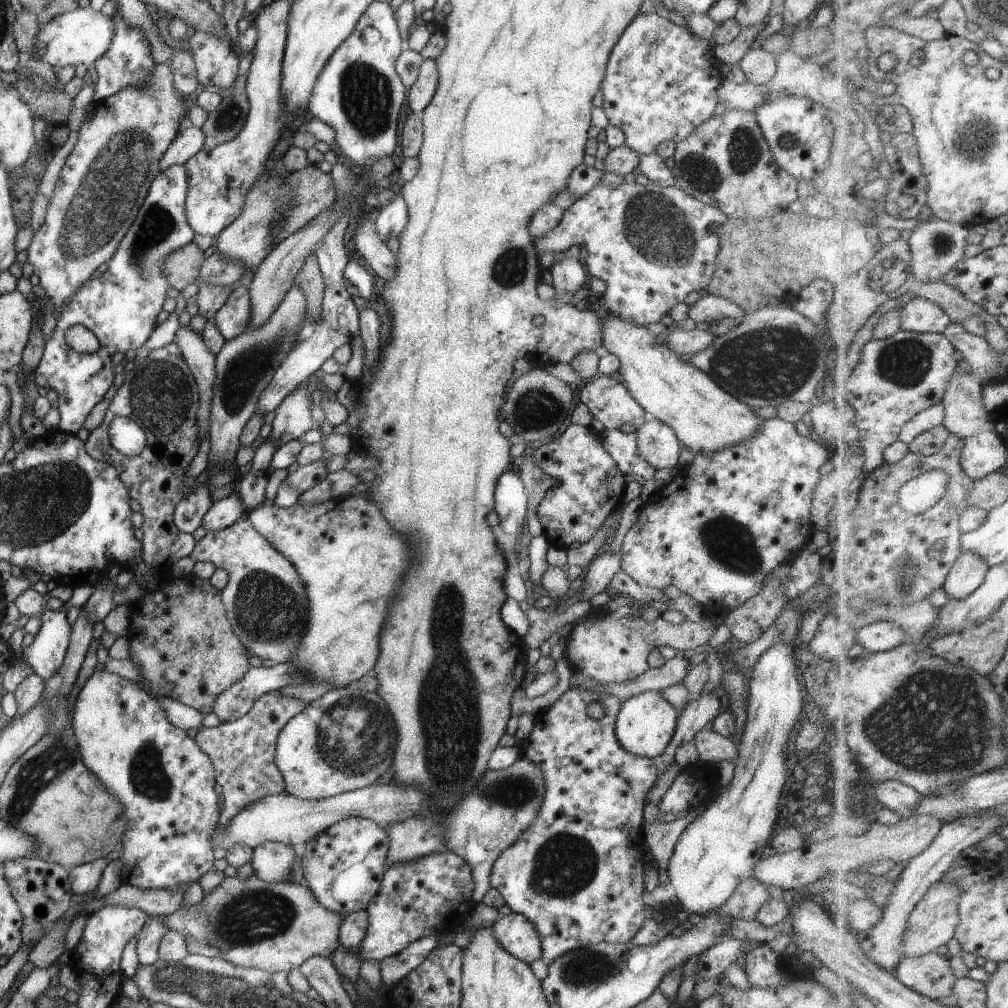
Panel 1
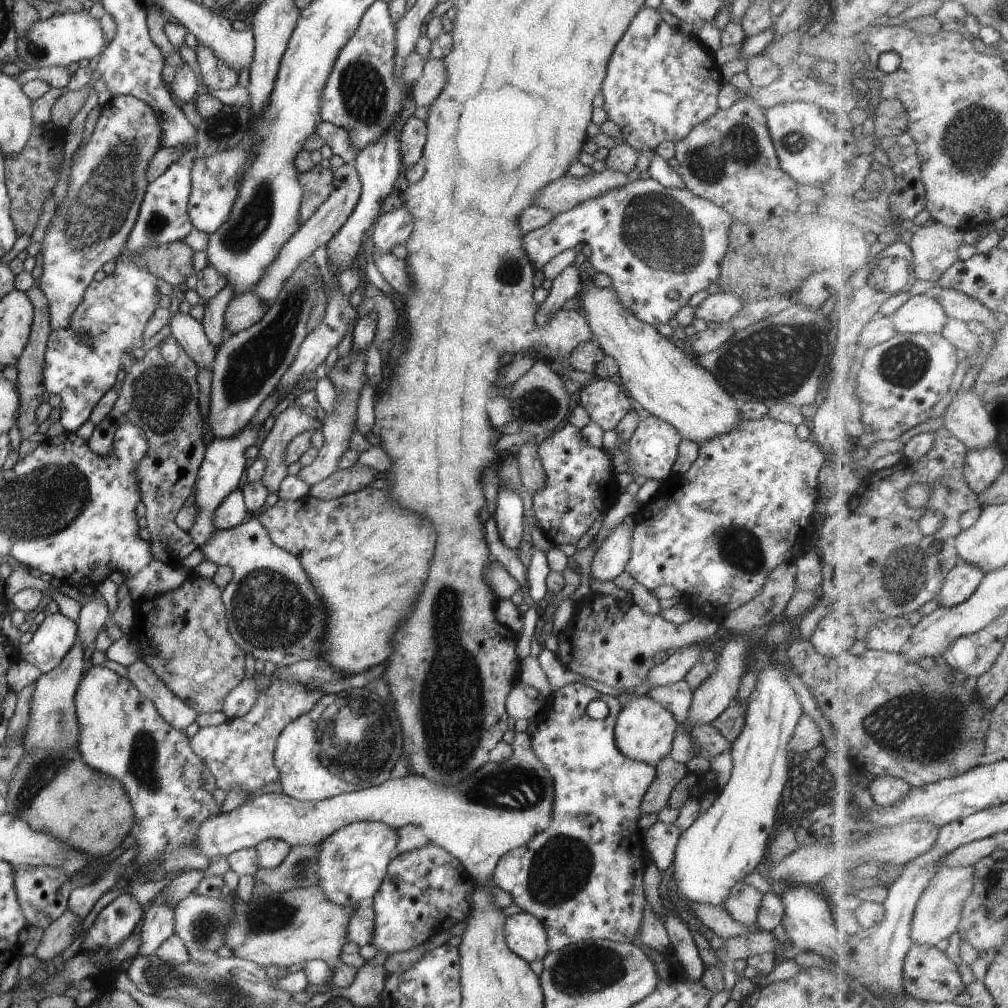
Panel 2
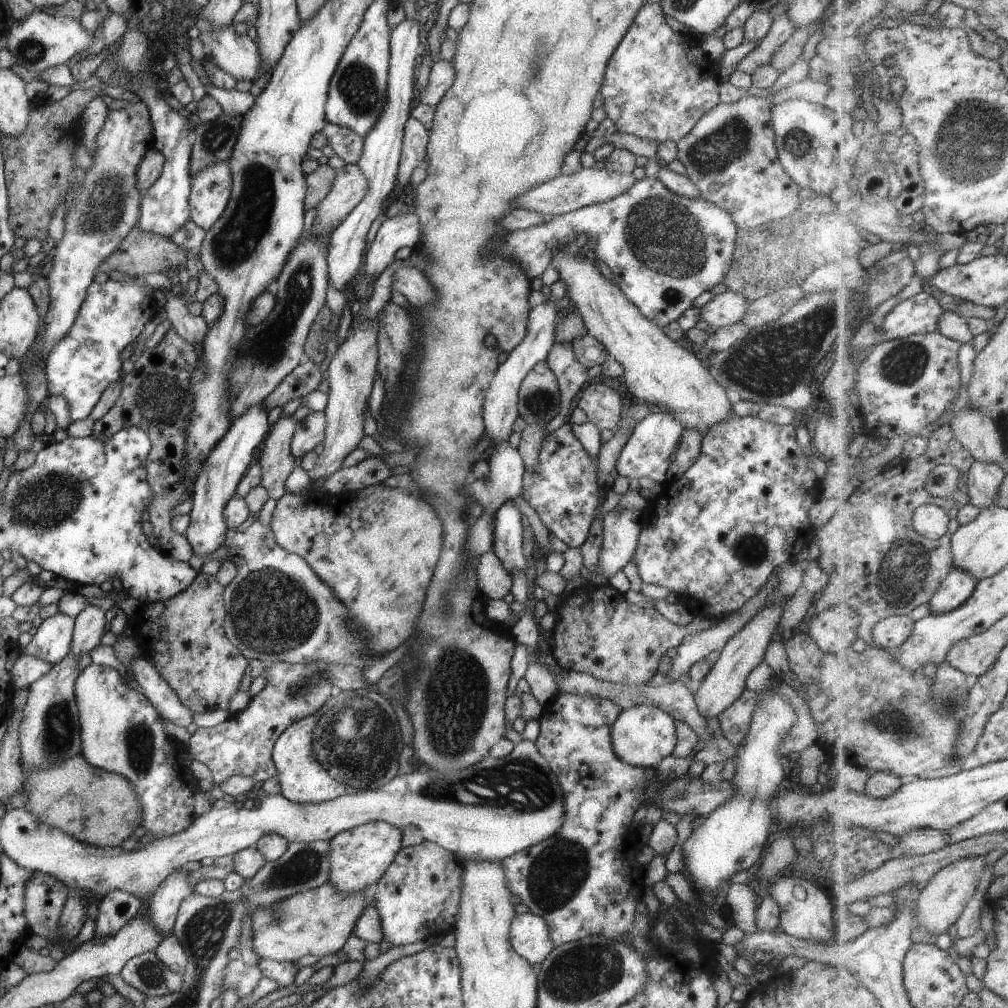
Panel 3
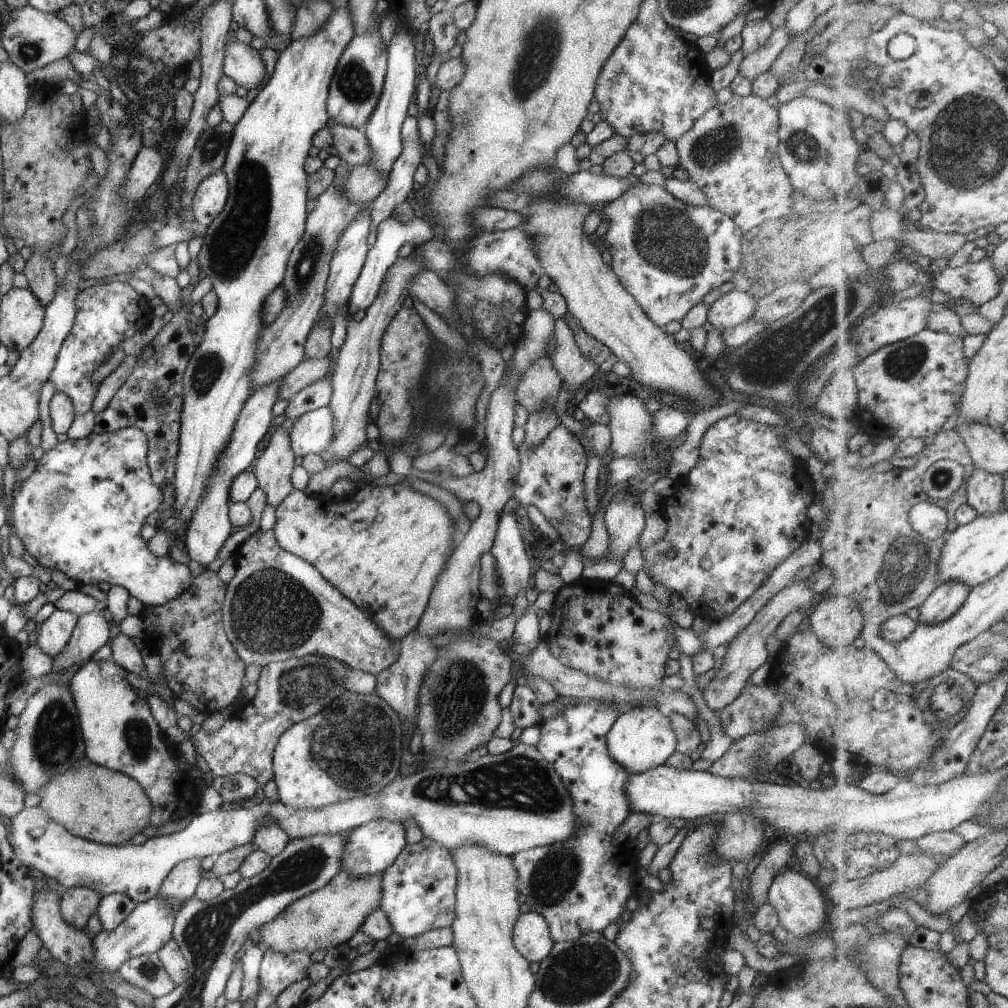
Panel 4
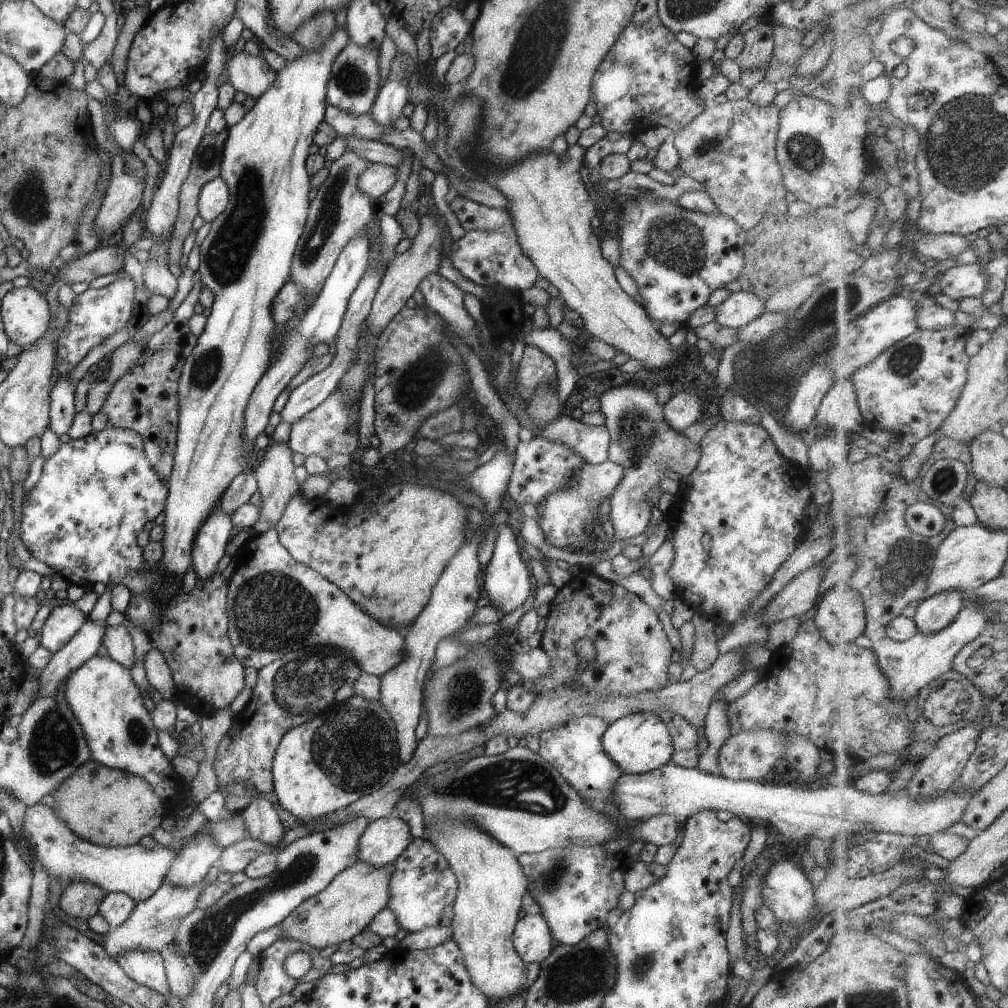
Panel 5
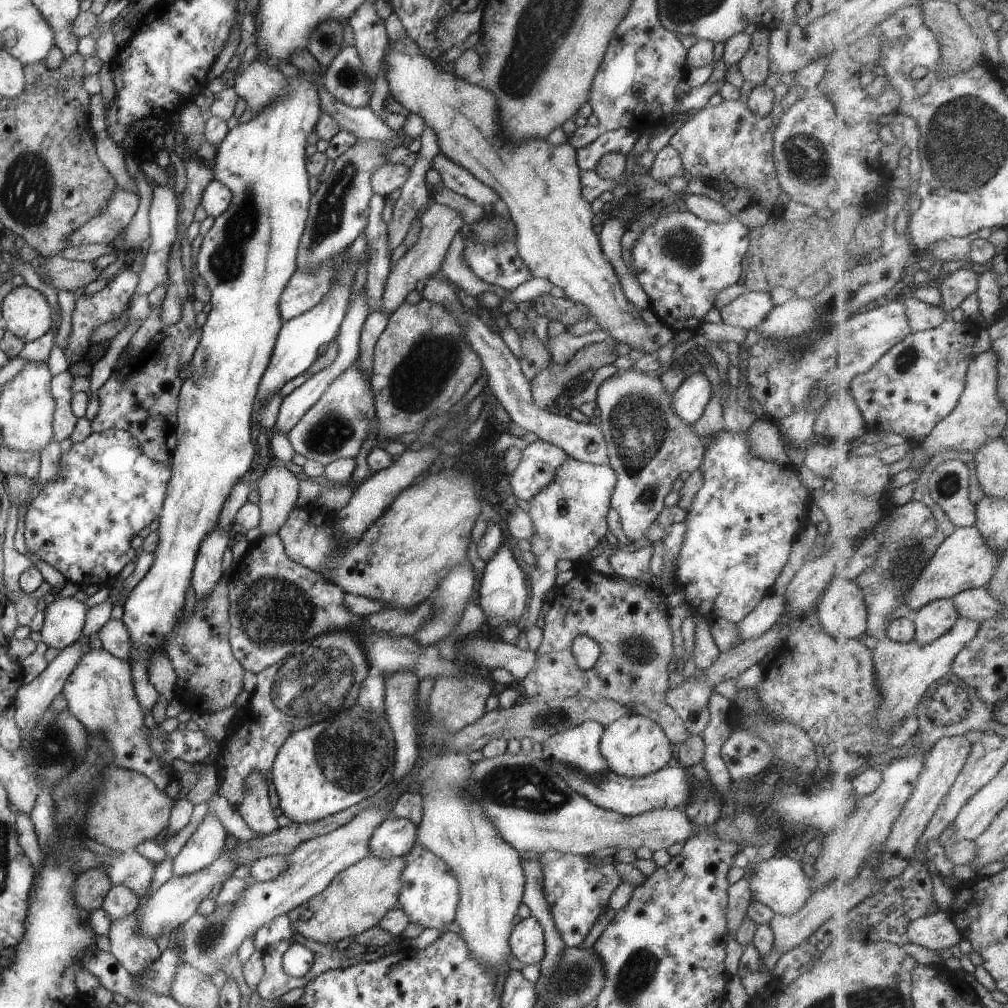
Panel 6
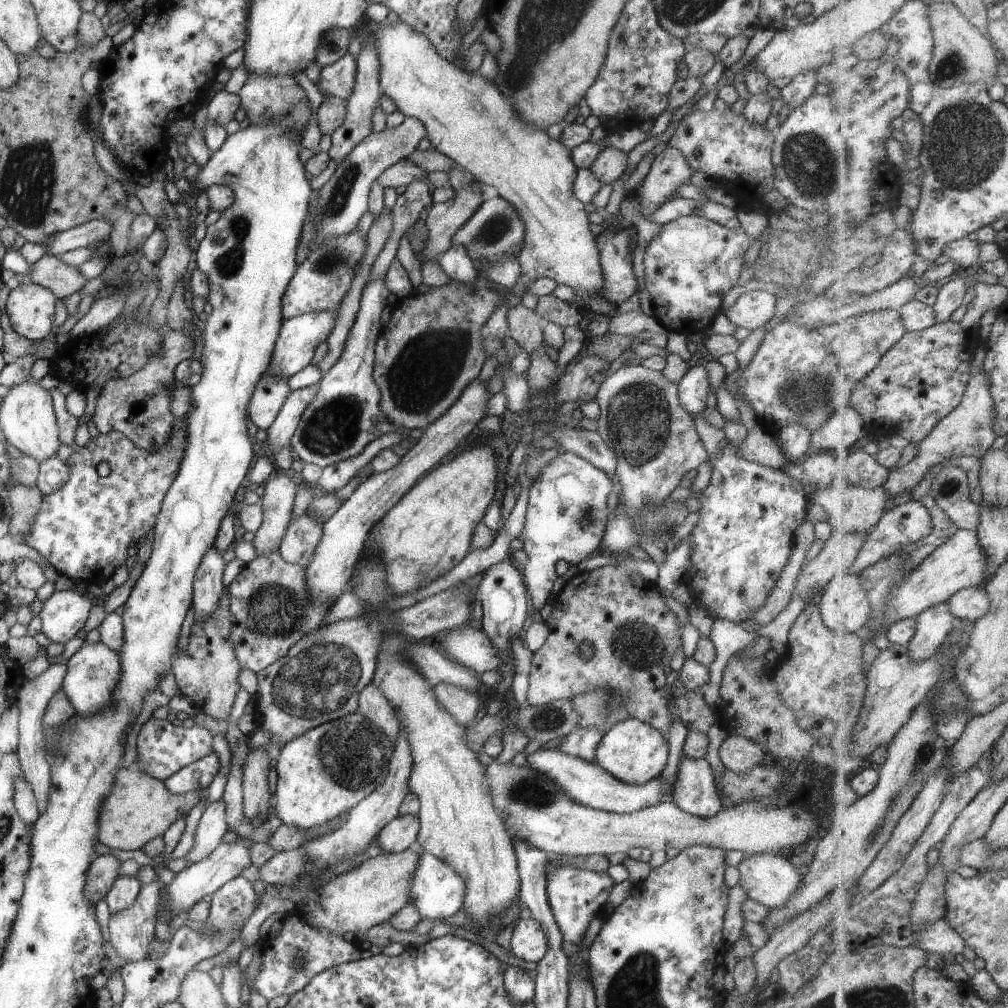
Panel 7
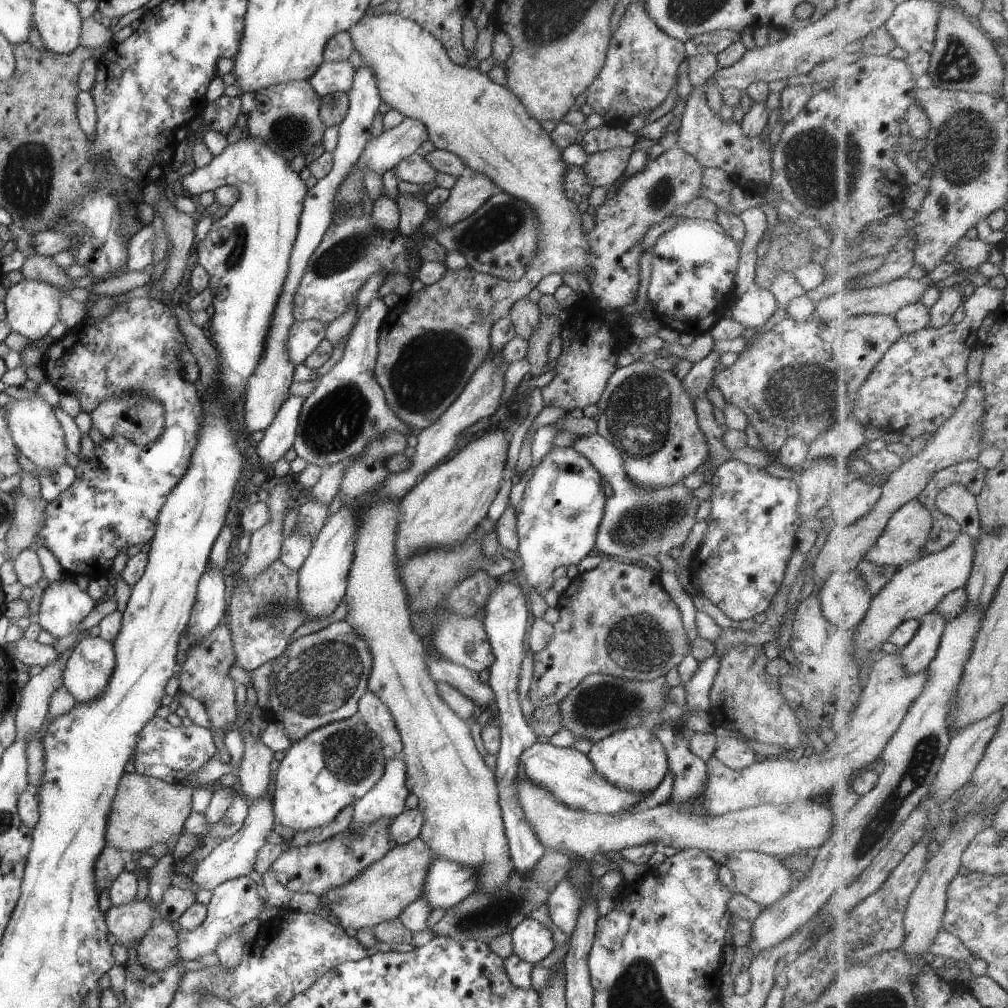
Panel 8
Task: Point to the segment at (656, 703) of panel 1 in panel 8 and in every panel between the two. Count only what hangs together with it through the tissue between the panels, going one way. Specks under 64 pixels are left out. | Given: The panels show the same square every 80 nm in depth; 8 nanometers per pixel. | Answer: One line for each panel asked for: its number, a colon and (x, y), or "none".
2: (643, 729)
3: (641, 735)
4: (641, 738)
5: (637, 743)
6: (633, 745)
7: (634, 752)
8: (633, 759)

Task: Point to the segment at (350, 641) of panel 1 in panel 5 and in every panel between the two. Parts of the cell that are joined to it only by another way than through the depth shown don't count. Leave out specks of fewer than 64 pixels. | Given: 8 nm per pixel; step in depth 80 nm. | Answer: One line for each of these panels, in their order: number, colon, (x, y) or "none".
2: (366, 557)
3: (368, 570)
4: (387, 570)
5: (385, 551)

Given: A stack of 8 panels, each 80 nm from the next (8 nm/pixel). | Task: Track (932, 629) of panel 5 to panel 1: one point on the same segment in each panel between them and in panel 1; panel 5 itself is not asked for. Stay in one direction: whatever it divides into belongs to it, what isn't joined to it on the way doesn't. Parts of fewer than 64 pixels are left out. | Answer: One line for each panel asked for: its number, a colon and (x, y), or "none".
1: (969, 573)
2: (962, 582)
3: (959, 586)
4: (946, 601)

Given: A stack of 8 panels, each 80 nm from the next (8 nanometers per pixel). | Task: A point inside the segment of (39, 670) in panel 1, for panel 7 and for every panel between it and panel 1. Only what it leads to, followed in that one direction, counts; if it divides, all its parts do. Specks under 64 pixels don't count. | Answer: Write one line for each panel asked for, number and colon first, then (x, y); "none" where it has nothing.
2: (55, 634)
3: (51, 641)
4: (53, 633)
5: (63, 621)
6: (64, 618)
7: (62, 615)

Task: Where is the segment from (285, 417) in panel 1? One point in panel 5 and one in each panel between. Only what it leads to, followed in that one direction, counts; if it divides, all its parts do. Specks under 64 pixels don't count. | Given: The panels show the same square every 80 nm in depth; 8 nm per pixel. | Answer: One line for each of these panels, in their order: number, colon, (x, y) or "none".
2: (291, 421)
3: (275, 462)
4: (273, 467)
5: (275, 481)

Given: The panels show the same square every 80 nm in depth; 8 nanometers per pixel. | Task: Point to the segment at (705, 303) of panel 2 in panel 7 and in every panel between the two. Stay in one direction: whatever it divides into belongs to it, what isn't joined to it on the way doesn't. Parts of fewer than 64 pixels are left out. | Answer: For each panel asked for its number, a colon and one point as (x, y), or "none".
3: (727, 308)
4: (730, 309)
5: (741, 307)
6: (748, 309)
7: (751, 310)

